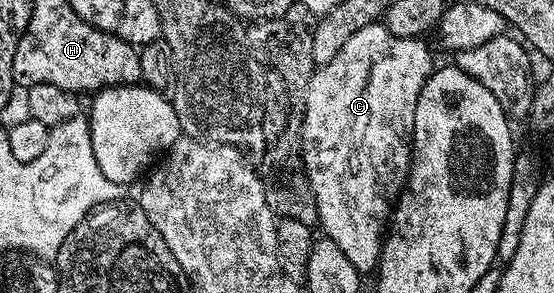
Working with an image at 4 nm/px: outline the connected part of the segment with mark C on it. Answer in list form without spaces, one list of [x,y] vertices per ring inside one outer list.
[[[375,24],[368,28],[360,28],[348,44],[326,66],[315,69],[312,80],[306,89],[306,111],[302,117],[302,159],[306,165],[306,175],[310,181],[311,192],[315,196],[316,212],[318,213],[317,225],[322,228],[321,233],[325,237],[336,242],[337,247],[351,260],[352,265],[362,276],[373,275],[378,268],[378,261],[382,255],[384,235],[388,229],[388,223],[392,218],[392,211],[398,201],[398,195],[402,193],[406,179],[410,176],[410,155],[412,153],[412,139],[414,137],[414,117],[416,116],[416,100],[420,100],[420,88],[430,78],[432,65],[430,66],[430,50],[425,46],[422,38],[401,38],[392,36],[385,24]]]

